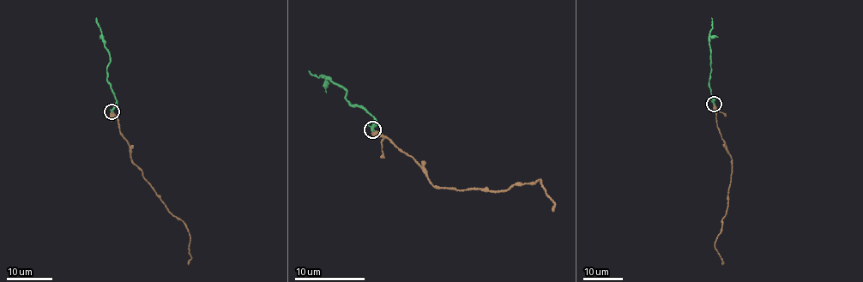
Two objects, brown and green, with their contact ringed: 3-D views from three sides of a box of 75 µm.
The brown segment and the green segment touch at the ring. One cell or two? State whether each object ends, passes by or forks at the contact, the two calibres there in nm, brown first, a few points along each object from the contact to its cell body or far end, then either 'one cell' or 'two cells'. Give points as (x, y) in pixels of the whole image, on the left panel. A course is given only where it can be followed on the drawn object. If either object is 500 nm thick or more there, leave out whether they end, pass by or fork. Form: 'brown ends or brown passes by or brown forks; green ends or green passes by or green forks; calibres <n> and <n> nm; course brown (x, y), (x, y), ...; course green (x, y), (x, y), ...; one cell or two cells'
brown ends; green ends; calibres 440 and 360 nm; course brown (111, 110), (120, 134), (127, 141), (132, 162), (189, 233), (191, 256), (187, 264); course green (111, 110), (116, 103), (115, 93), (106, 79), (110, 54), (105, 46), (95, 18); one cell

